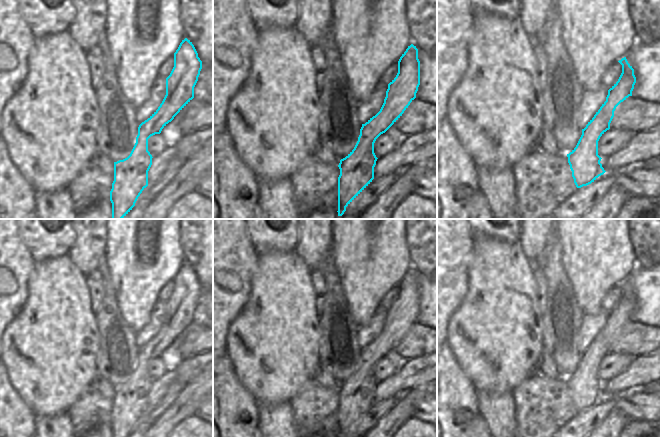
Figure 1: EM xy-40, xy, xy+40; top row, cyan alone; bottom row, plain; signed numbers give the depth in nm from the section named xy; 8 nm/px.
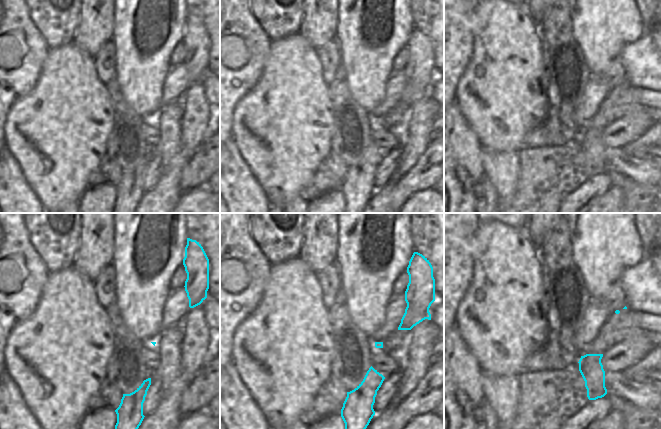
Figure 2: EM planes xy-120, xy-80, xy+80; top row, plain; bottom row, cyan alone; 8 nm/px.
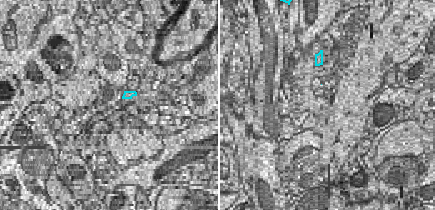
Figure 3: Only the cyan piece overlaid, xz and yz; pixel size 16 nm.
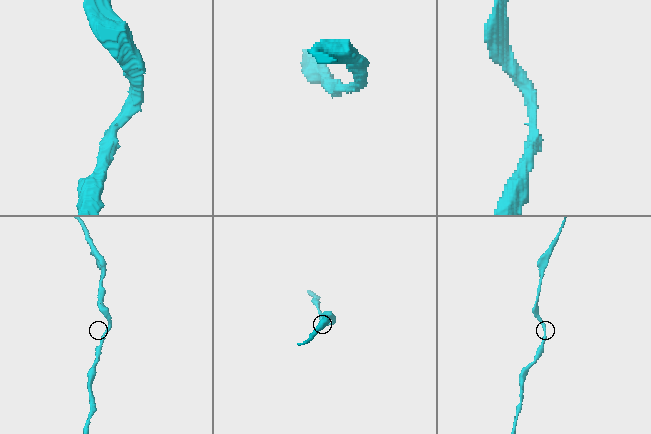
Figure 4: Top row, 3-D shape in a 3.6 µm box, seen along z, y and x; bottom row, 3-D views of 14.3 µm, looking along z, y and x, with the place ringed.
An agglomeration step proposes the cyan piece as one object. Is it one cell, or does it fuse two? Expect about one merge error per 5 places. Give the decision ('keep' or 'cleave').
keep

